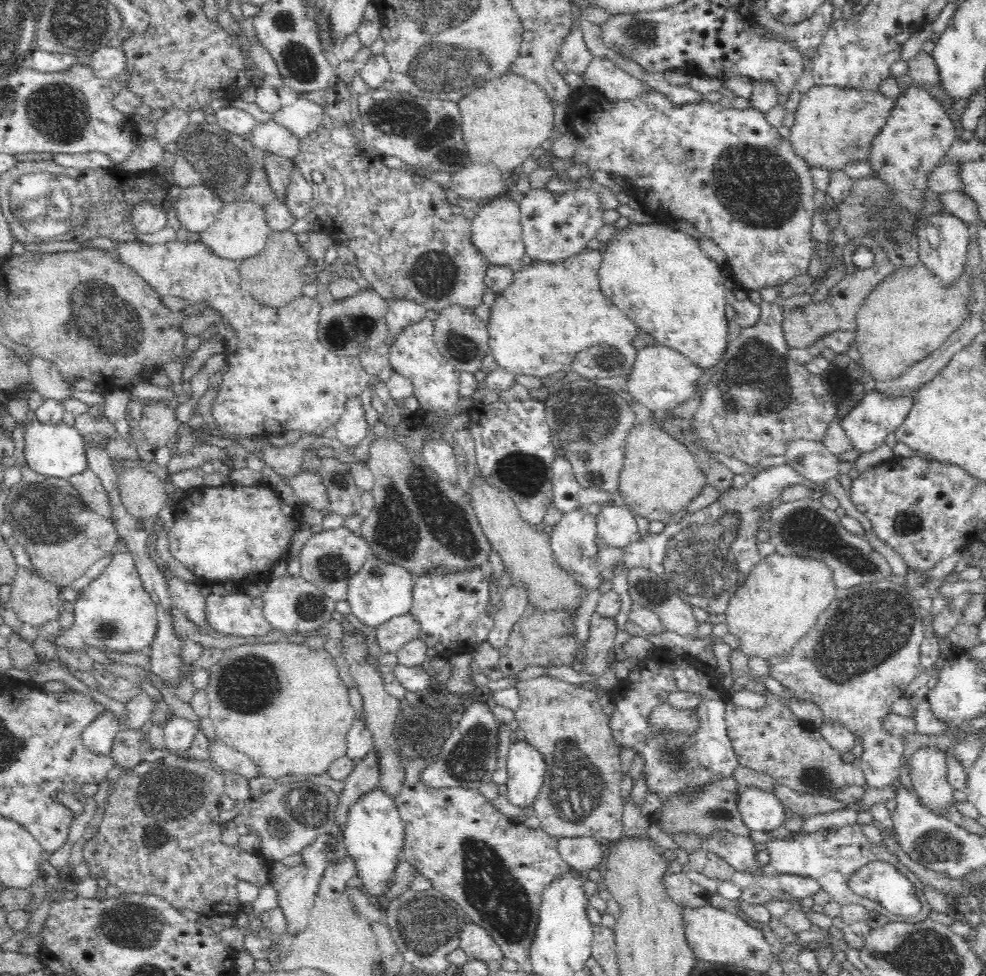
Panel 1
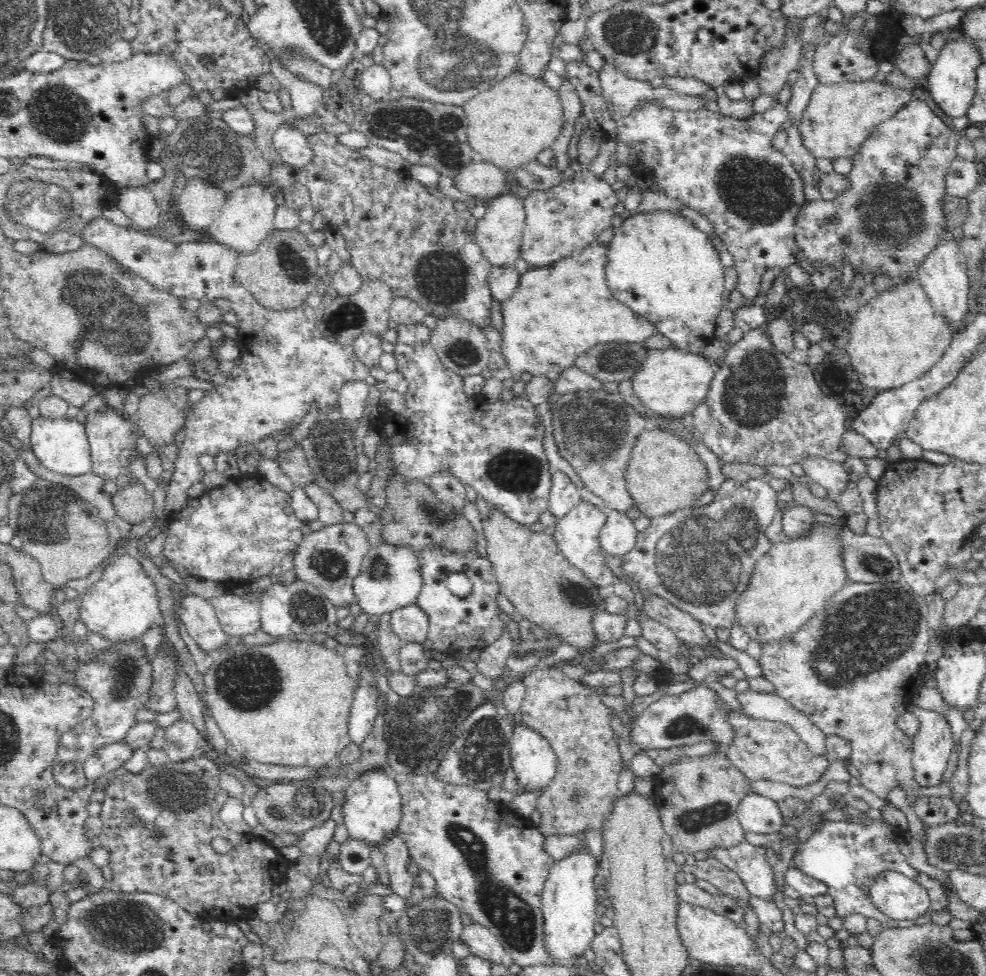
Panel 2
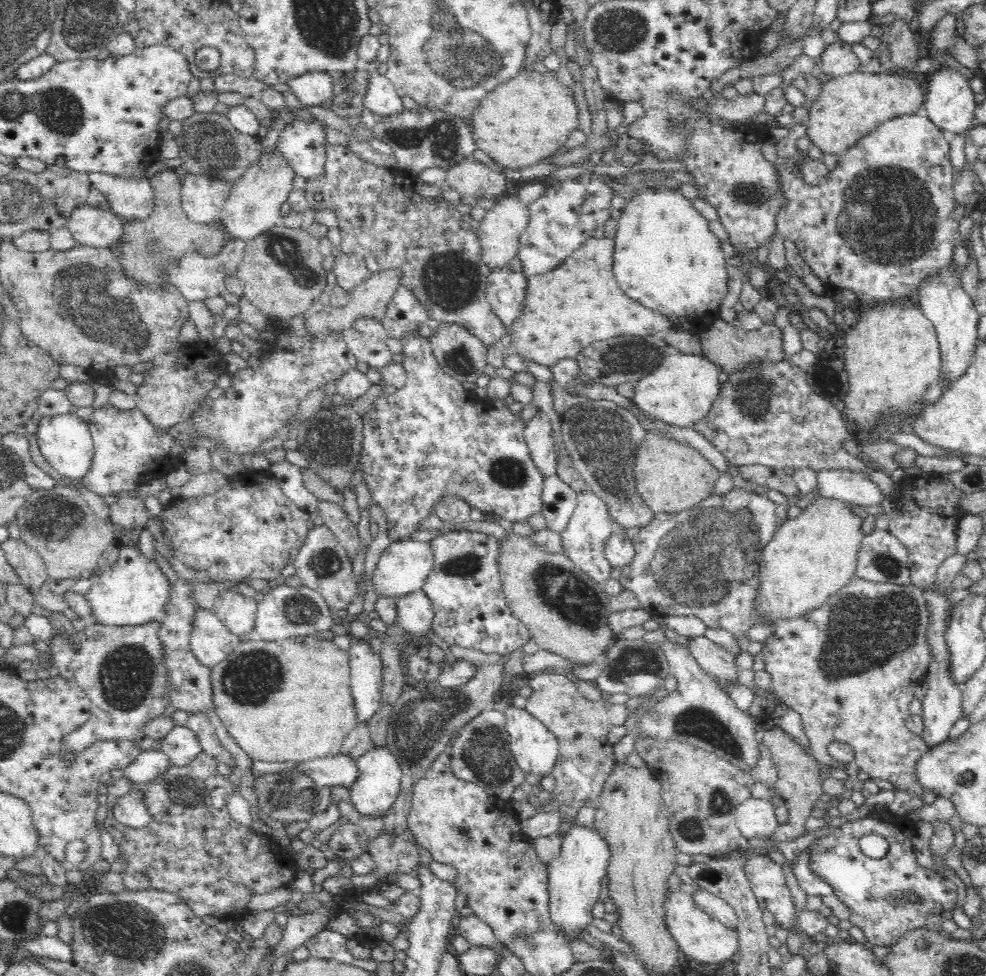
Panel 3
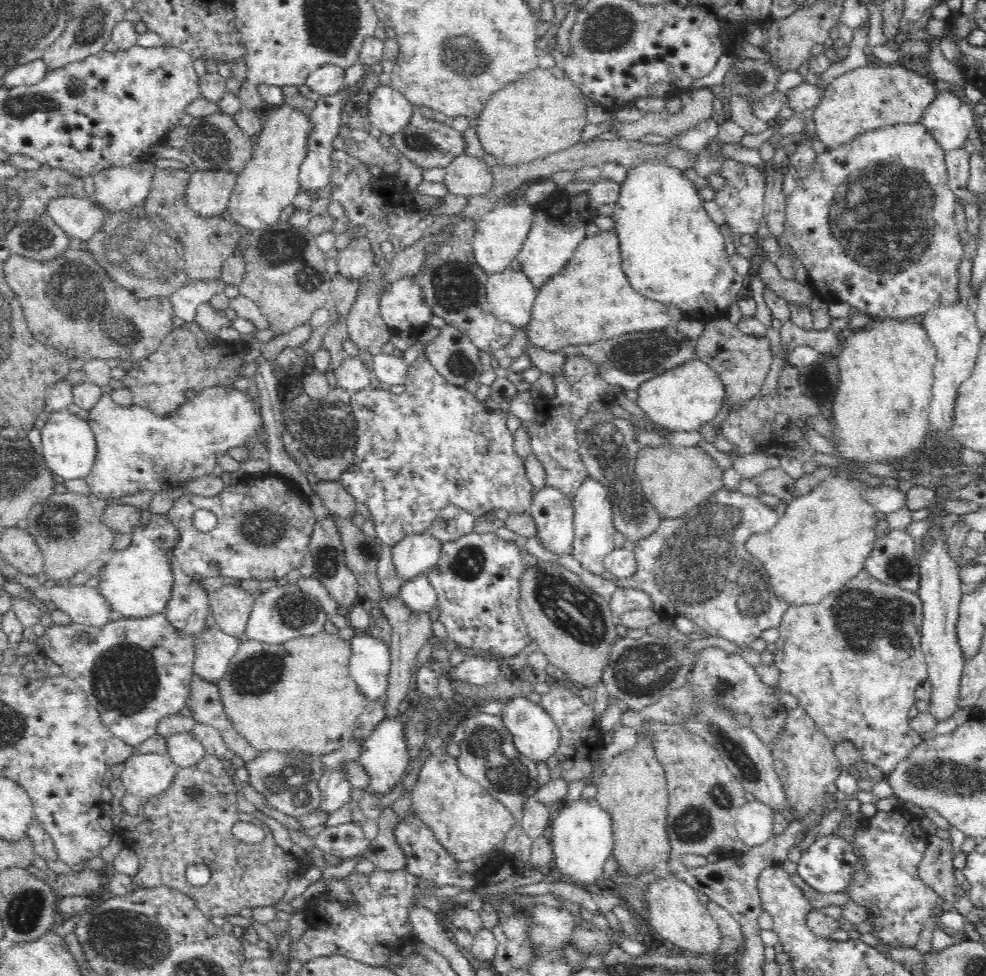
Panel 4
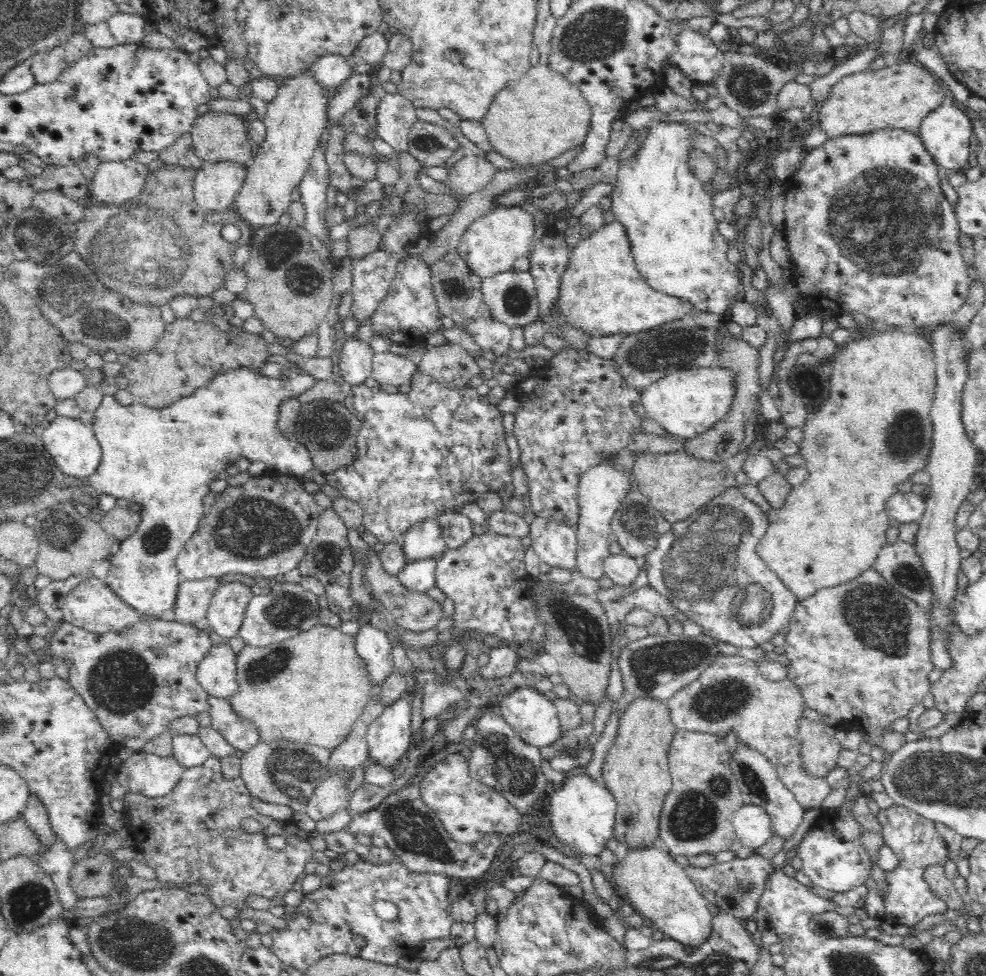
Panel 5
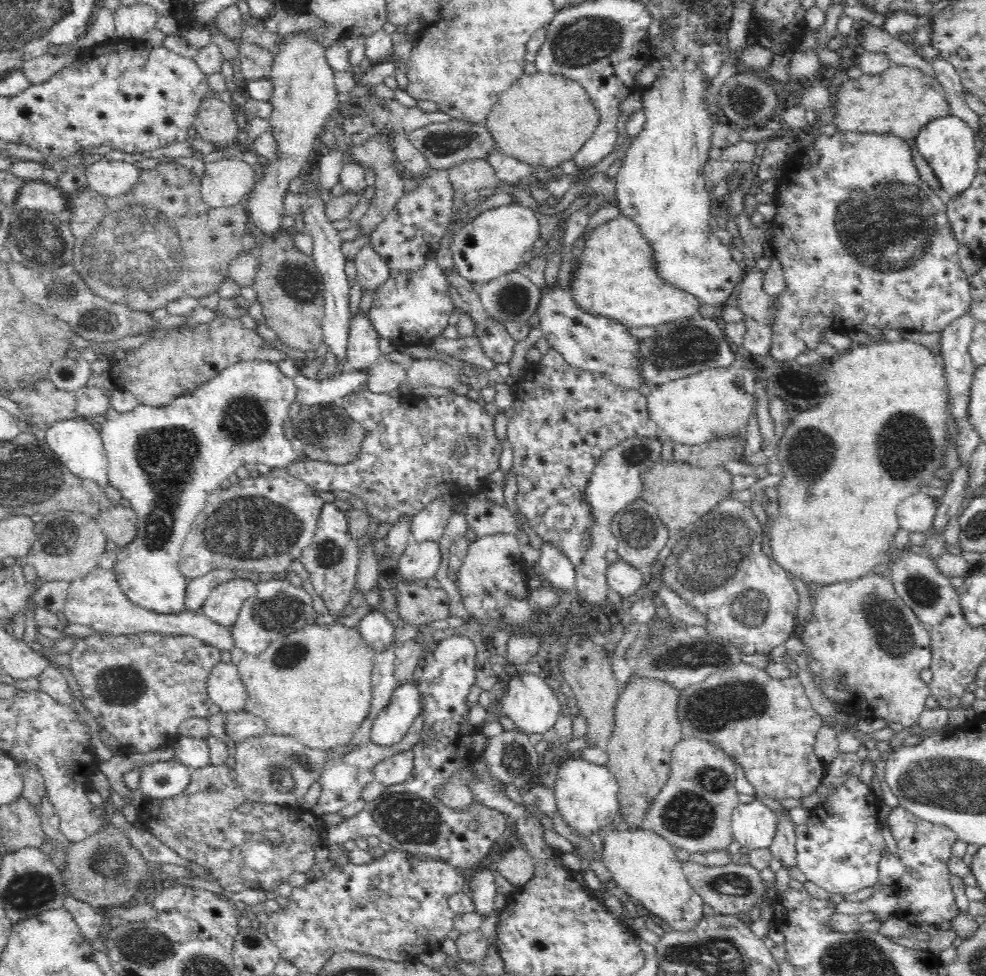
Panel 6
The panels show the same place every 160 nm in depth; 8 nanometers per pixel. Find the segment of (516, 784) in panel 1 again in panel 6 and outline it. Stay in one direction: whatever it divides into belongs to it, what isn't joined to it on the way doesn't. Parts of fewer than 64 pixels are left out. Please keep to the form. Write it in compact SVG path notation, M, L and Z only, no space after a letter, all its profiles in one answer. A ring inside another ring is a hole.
M518 670L513 672L514 677L509 681L508 690L499 696L498 713L509 716L518 730L524 734L546 734L557 724L561 712L561 704L541 678Z

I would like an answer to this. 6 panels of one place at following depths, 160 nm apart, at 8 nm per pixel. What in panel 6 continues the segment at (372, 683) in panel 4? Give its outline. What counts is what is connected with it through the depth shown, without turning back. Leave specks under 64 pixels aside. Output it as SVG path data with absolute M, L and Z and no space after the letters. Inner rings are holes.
M371 610L356 627L376 653L384 652L396 642L393 626L382 612Z

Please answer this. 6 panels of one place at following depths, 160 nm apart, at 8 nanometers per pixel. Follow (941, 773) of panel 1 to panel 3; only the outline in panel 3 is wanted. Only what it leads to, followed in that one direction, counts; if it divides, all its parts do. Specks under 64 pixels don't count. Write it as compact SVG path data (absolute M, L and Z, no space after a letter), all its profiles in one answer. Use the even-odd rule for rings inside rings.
M936 584L930 590L924 593L926 601L928 601L928 606L930 608L931 622L928 626L927 637L928 643L930 643L930 656L928 674L926 675L926 682L928 684L928 689L924 693L923 697L923 711L922 718L924 723L924 728L921 734L922 740L925 742L927 750L934 750L944 744L944 742L949 740L950 730L952 726L960 720L963 716L962 708L962 688L960 685L953 683L953 680L948 676L948 651L944 640L944 631L948 626L946 618L948 618L948 608L952 608L950 600L948 599L948 594L946 596L941 596L939 592L936 591Z

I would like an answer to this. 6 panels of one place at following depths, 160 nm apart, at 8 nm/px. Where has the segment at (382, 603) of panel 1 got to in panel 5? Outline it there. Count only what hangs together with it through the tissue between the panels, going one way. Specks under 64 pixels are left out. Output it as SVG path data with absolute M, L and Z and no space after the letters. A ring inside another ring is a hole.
M437 519L420 521L403 536L402 552L407 564L440 558L447 546Z

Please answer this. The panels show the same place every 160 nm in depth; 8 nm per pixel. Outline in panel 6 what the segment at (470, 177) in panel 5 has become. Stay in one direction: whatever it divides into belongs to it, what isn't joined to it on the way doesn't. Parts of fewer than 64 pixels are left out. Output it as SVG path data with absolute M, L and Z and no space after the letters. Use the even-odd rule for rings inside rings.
M472 159L462 161L459 165L449 168L448 176L454 191L464 193L469 197L482 188L502 186L496 176L495 170L485 159Z

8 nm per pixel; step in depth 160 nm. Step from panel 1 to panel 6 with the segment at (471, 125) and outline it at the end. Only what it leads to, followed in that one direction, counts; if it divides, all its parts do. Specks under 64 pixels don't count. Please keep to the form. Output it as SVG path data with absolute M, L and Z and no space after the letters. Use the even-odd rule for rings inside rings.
M534 70L529 74L524 73L508 90L500 93L498 103L488 114L485 124L502 156L513 156L526 164L549 169L562 164L565 160L570 160L594 134L598 121L599 114L579 82L561 74Z

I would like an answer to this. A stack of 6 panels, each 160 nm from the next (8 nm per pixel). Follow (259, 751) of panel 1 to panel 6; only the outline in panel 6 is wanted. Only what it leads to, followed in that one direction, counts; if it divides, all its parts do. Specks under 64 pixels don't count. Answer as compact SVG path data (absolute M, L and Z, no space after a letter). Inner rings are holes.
M308 622L259 653L245 653L238 662L248 691L243 710L262 718L266 732L291 736L310 748L328 750L348 744L370 708L375 654L357 627Z

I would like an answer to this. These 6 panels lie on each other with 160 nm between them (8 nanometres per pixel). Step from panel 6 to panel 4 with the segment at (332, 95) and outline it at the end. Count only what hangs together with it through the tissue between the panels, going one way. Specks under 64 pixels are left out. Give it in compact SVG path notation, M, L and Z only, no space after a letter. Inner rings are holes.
M288 104L272 110L254 145L253 156L237 174L225 216L244 233L262 230L280 221L282 210L302 192L299 183L301 160L306 156L306 141L311 129L309 116Z

